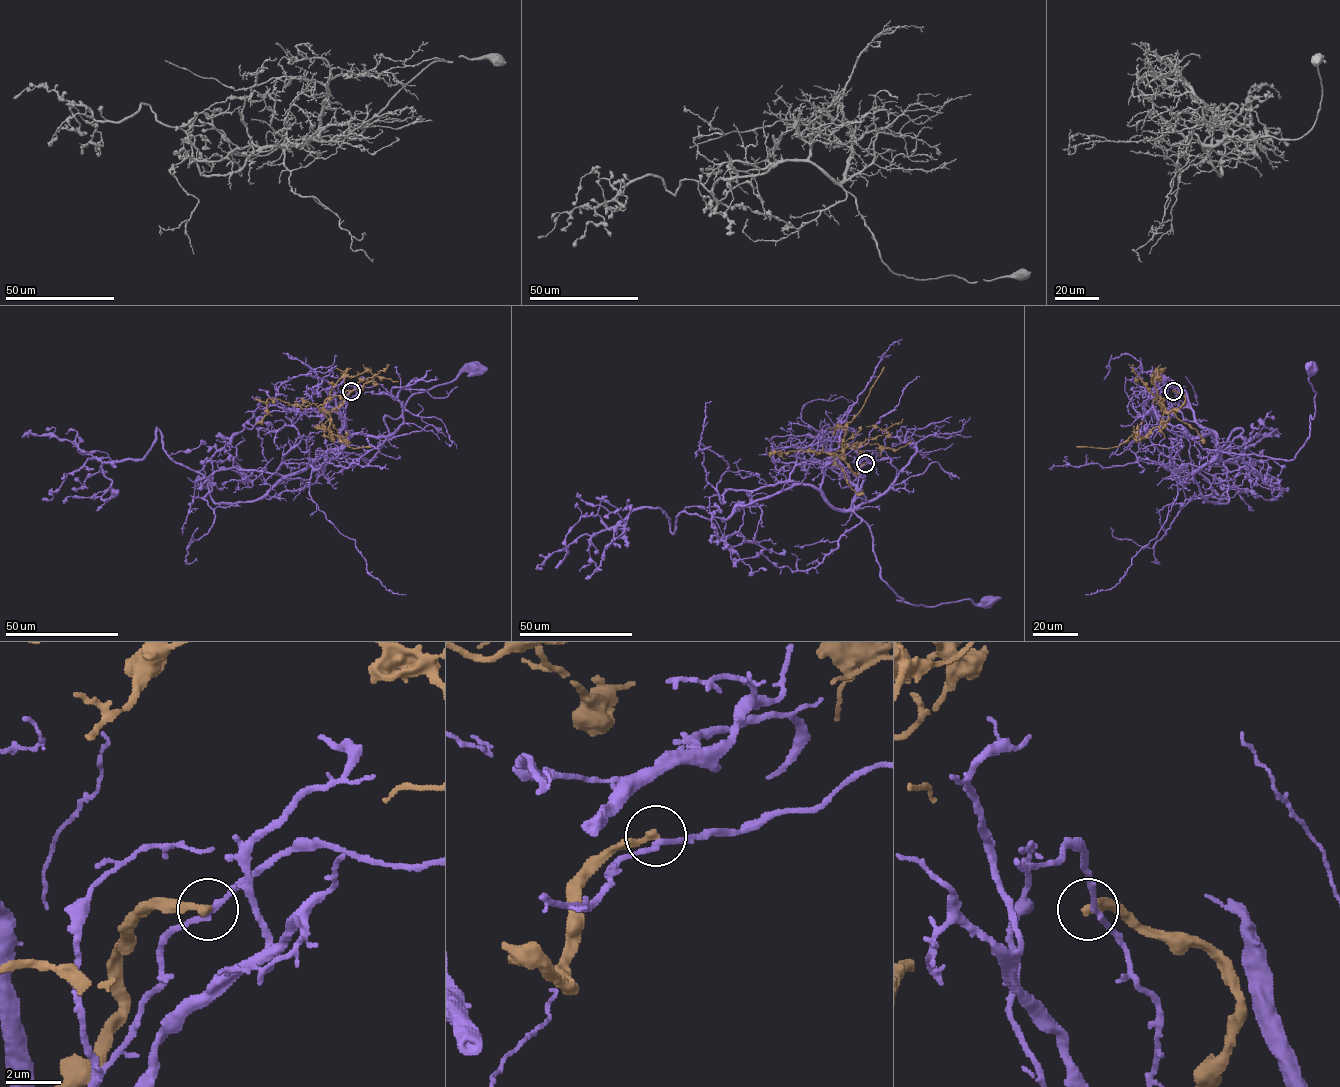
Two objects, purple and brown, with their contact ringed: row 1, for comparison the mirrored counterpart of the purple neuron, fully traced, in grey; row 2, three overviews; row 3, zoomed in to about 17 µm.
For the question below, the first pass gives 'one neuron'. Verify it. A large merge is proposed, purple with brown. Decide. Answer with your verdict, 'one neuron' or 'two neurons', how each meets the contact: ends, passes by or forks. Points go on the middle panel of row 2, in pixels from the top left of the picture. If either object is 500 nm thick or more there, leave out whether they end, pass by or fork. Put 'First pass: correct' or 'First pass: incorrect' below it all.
two neurons; purple passes by; brown ends
First pass: incorrect

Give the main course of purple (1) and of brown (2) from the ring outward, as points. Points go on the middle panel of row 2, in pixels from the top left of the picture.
1: (865, 463), (856, 468), (853, 511), (869, 529), (880, 577), (898, 600), (986, 602)
2: (865, 463), (859, 468), (858, 475), (843, 459), (845, 423), (851, 422), (861, 408), (884, 367)

